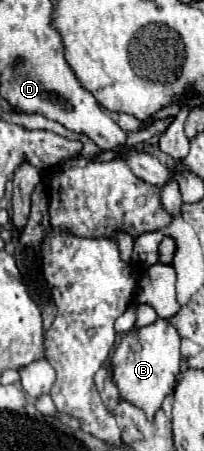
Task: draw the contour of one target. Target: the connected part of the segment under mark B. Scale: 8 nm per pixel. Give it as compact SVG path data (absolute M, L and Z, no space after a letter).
M158 318L150 326L130 330L120 340L112 356L114 382L118 386L120 398L144 410L148 420L152 420L152 416L162 408L164 398L174 390L176 374L180 372L180 362L180 336L168 320Z

